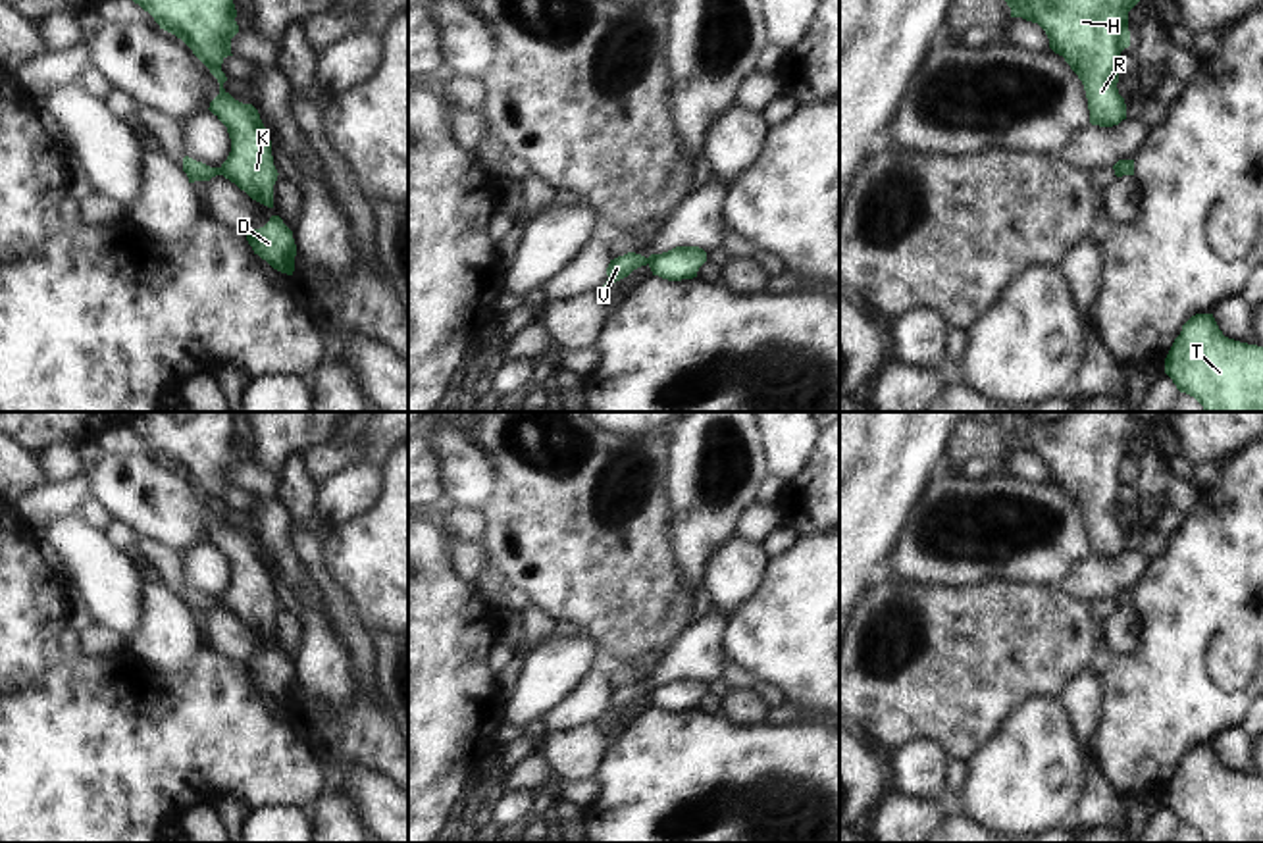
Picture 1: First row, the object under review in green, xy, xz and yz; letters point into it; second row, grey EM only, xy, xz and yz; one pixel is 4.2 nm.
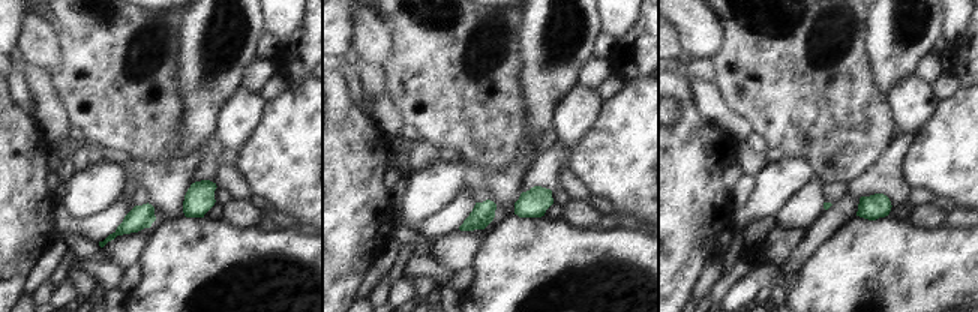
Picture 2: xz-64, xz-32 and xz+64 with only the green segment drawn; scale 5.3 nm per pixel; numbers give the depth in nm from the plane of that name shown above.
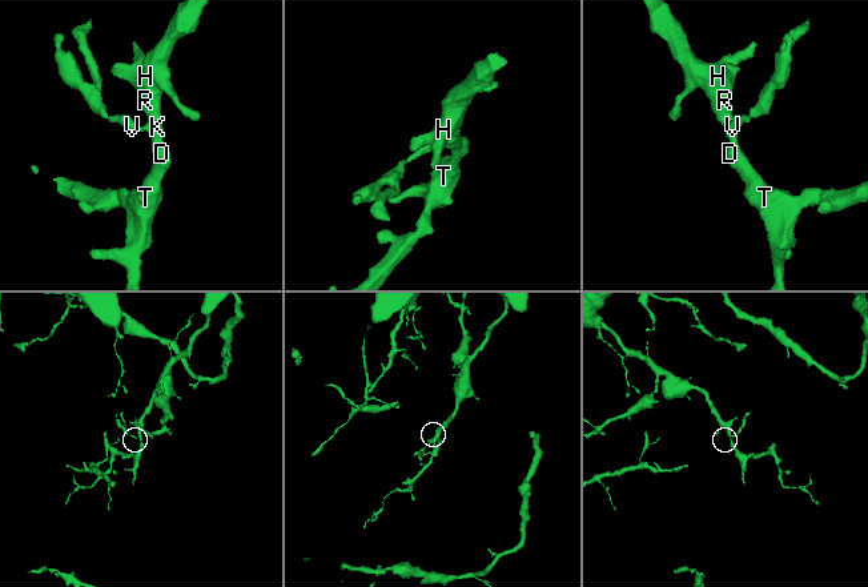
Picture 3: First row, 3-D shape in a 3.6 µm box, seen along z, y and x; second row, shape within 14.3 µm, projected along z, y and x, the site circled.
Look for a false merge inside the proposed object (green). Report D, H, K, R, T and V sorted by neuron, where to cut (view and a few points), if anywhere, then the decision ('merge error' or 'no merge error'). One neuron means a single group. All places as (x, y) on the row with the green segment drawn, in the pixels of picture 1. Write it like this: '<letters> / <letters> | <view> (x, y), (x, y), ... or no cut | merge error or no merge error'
D H K R T / V | xz (657, 255), (647, 262) | merge error

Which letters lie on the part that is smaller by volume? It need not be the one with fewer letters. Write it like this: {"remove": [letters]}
{"remove": ["V"]}

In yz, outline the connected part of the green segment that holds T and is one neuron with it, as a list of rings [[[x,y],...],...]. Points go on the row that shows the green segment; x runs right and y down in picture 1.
[[[1213,314],[1182,325],[1165,373],[1205,412],[1263,412],[1263,346],[1224,337]]]

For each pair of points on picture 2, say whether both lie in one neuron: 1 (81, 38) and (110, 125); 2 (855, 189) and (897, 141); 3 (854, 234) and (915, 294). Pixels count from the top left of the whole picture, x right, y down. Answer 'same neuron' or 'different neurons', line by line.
1: same neuron
2: same neuron
3: same neuron

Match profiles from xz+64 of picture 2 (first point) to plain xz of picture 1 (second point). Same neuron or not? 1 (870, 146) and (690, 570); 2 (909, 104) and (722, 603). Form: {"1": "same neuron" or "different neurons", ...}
{"1": "different neurons", "2": "same neuron"}

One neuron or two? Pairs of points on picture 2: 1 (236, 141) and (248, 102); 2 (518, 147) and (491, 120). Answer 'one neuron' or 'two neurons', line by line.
1: one neuron
2: one neuron

